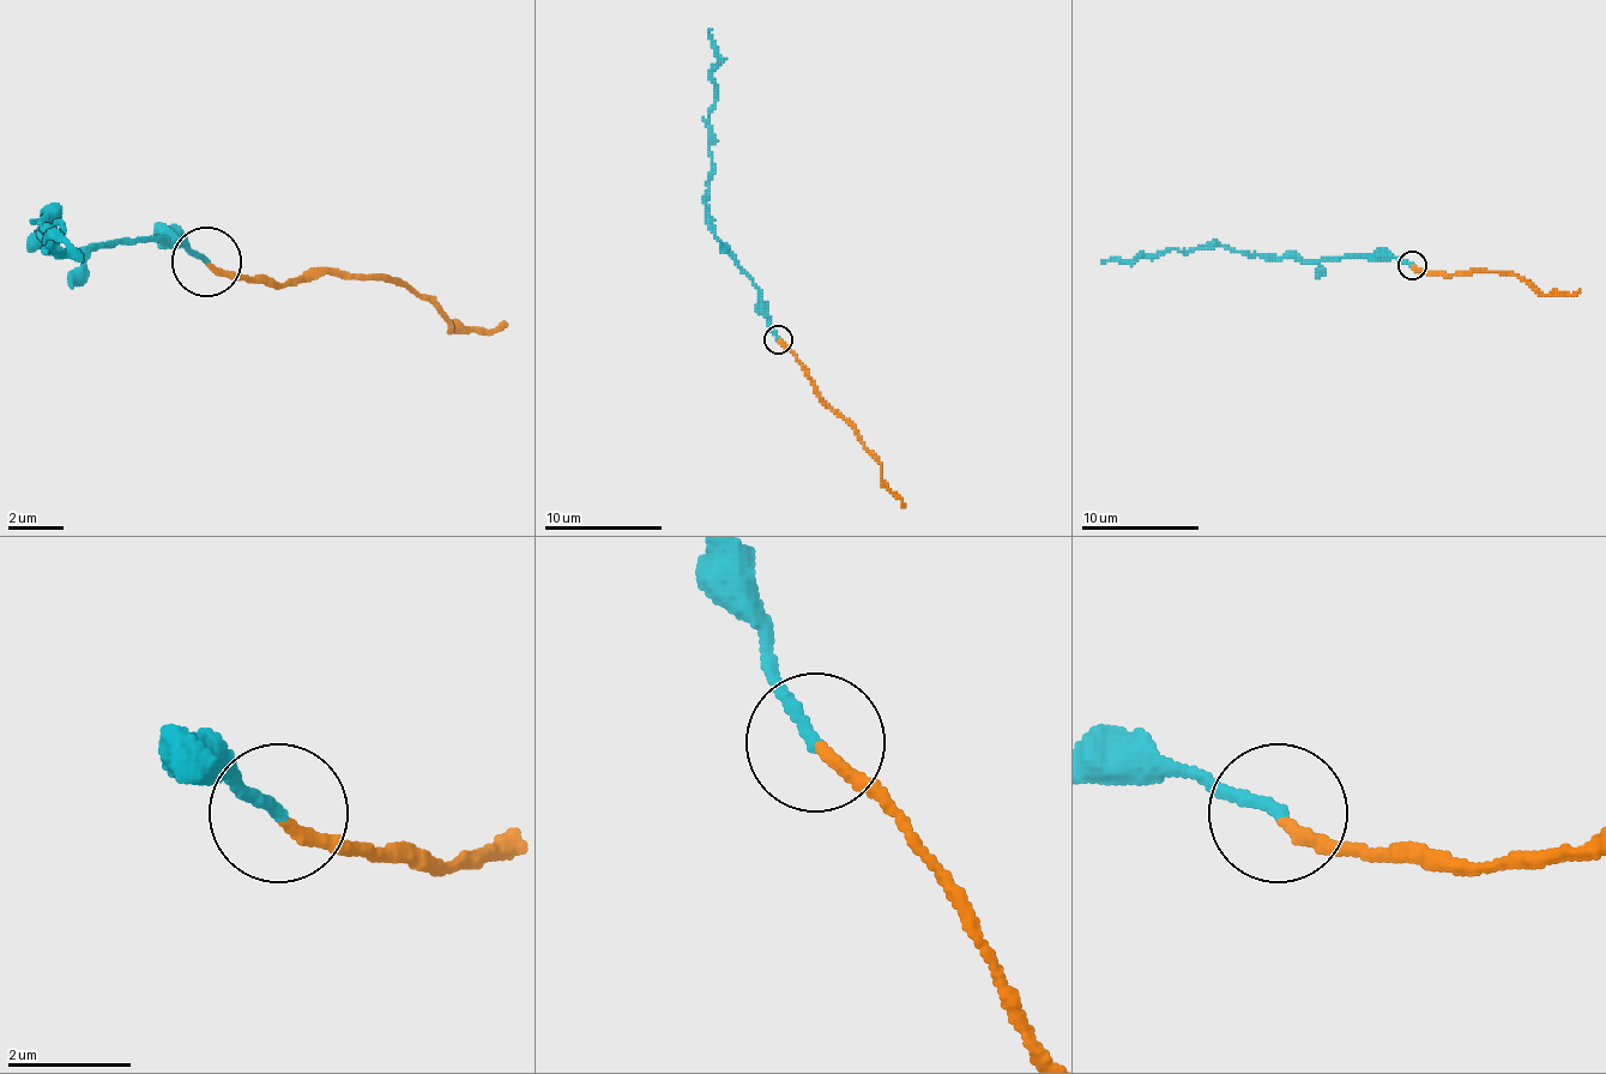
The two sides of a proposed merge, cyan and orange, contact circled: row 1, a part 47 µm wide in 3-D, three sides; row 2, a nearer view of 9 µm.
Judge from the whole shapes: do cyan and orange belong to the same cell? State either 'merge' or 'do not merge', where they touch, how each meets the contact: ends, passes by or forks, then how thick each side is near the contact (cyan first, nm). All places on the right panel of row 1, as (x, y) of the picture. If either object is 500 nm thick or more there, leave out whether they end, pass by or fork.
do not merge; place (1412, 265); cyan ends; orange ends; calibres 200 and 180 nm

